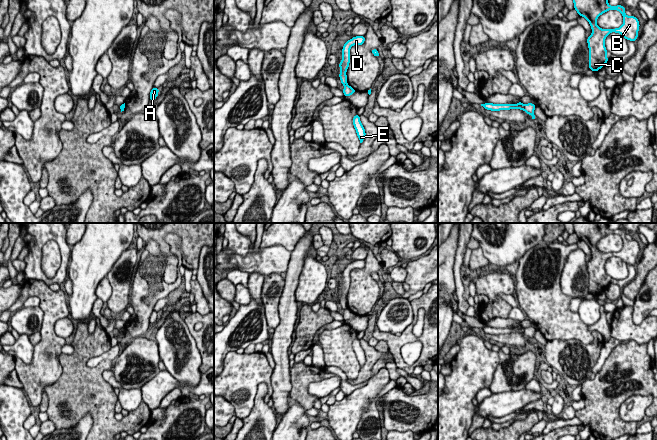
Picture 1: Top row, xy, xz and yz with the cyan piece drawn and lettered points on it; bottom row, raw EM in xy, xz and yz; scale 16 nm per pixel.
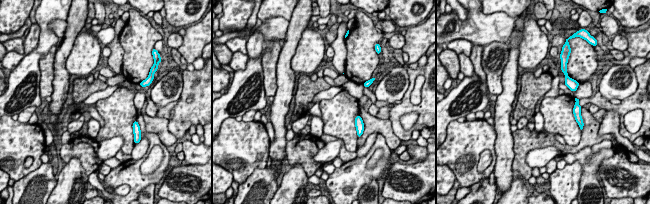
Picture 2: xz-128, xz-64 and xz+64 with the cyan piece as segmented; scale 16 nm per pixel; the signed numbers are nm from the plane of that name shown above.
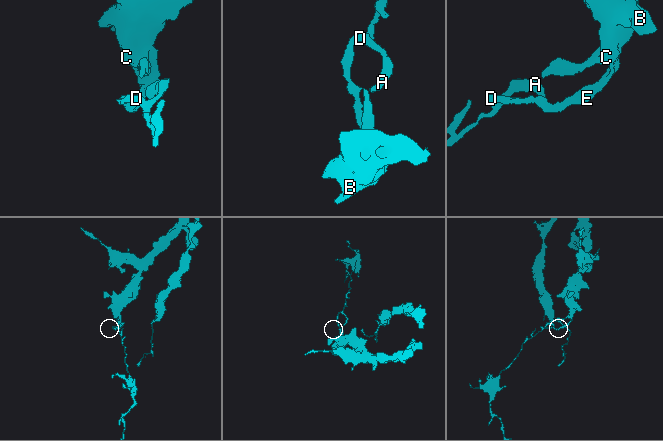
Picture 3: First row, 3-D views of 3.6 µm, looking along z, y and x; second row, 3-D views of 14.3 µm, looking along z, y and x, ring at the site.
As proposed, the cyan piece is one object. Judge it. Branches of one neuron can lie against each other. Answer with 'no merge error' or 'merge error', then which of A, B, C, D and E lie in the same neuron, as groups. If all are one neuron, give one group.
merge error; groups A D / B C E

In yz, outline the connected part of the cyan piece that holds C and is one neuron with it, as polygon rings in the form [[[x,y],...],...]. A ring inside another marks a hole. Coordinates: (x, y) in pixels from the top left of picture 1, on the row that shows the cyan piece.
[[[573,0],[574,9],[579,16],[584,17],[591,25],[592,34],[587,38],[589,48],[589,66],[594,72],[605,66],[607,61],[606,37],[612,33],[621,34],[626,40],[636,41],[638,38],[639,21],[635,16],[627,16],[622,5],[610,6],[608,0]],[[609,10],[618,10],[623,16],[623,24],[619,28],[602,29],[597,25],[597,19]]]

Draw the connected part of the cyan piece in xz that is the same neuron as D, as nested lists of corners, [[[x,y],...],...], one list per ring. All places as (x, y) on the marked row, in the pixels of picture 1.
[[[355,36],[352,39],[345,42],[343,49],[342,49],[342,60],[339,63],[340,67],[340,74],[339,78],[341,80],[342,85],[347,85],[347,69],[350,63],[350,48],[353,45],[363,45],[365,42],[364,36]]]

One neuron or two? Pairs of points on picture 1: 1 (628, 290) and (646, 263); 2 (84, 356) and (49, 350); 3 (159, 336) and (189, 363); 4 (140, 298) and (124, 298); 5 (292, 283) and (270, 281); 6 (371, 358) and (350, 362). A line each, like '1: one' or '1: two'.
1: one
2: two
3: one
4: two
5: two
6: two

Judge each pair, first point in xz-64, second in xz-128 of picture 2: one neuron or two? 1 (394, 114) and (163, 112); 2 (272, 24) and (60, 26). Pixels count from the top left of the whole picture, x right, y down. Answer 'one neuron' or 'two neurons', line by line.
1: two neurons
2: one neuron

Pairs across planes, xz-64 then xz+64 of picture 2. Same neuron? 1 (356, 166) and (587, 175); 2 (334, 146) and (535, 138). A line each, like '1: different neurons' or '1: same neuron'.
1: different neurons
2: different neurons

